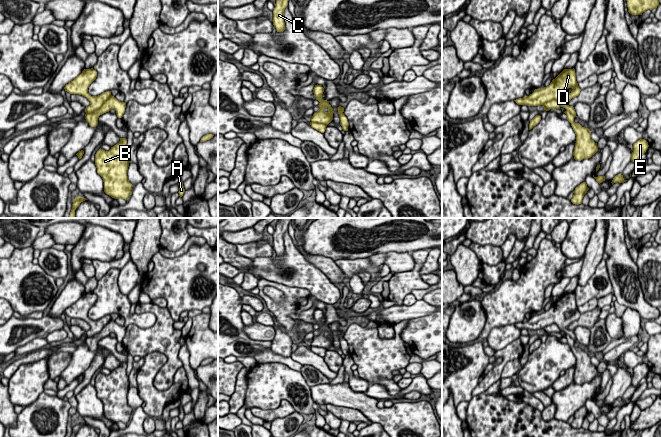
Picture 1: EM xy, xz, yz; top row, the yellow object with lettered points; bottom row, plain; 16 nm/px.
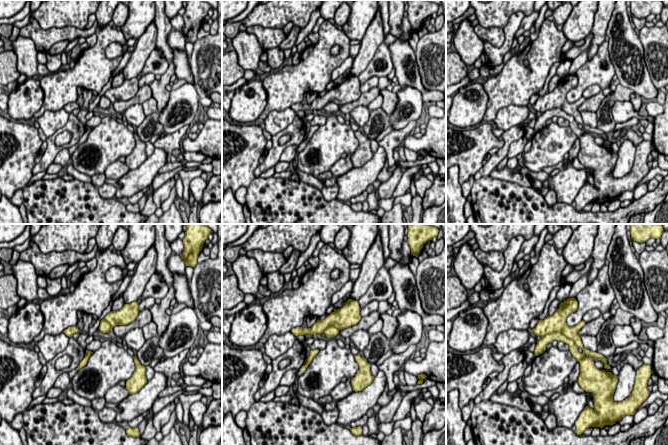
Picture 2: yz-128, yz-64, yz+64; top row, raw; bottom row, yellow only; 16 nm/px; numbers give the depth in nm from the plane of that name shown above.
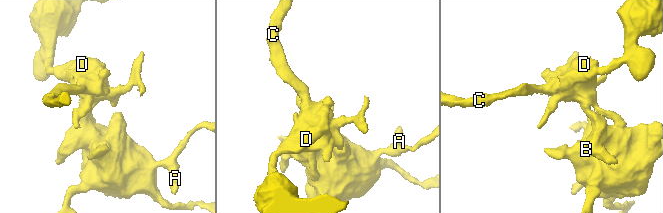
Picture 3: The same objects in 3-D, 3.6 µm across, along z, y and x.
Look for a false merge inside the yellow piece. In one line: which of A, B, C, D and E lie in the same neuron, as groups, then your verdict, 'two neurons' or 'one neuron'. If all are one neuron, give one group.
A B E / C D; two neurons

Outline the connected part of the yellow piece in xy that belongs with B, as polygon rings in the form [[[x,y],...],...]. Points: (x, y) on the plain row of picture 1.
[[[120,362],[109,375],[100,372],[95,378],[95,389],[103,403],[104,416],[114,423],[128,424],[133,411],[127,400],[130,383],[126,369],[127,363]]]

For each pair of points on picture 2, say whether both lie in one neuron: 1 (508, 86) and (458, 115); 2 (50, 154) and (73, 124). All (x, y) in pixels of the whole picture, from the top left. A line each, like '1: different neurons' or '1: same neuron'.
1: different neurons
2: same neuron

